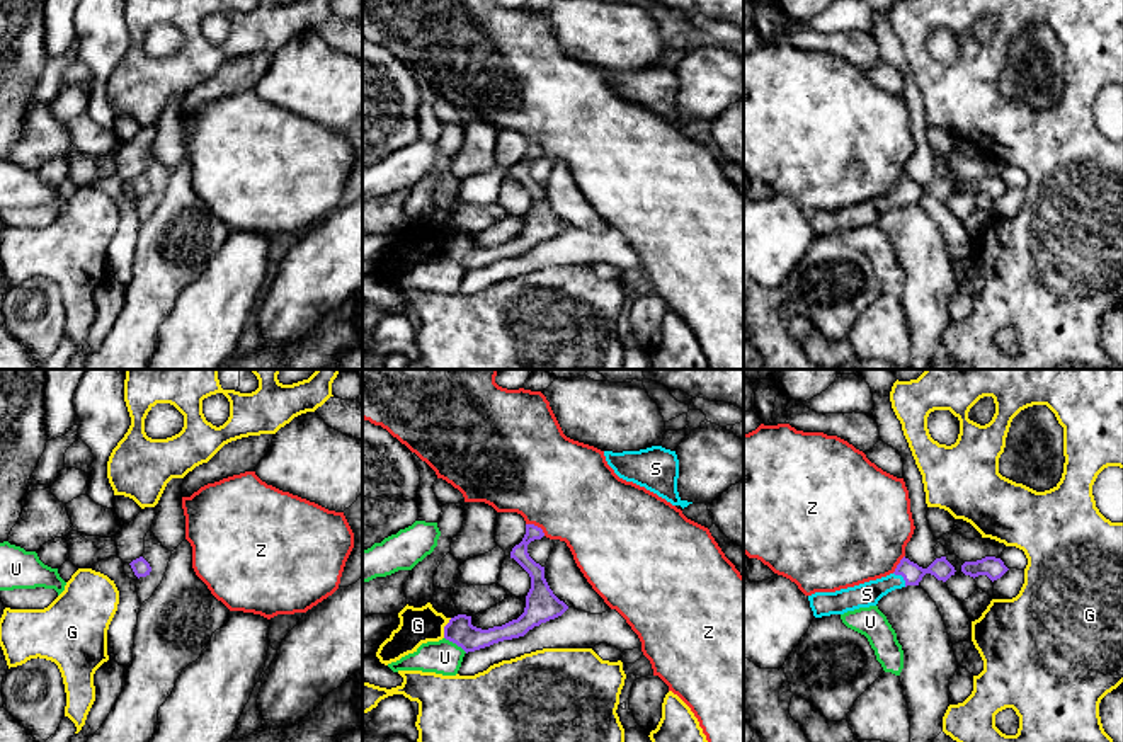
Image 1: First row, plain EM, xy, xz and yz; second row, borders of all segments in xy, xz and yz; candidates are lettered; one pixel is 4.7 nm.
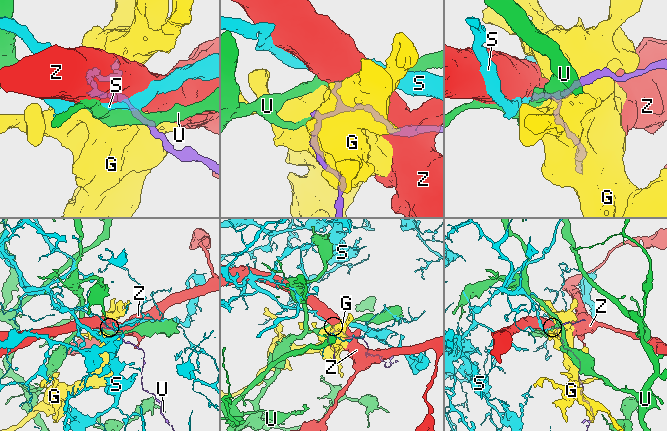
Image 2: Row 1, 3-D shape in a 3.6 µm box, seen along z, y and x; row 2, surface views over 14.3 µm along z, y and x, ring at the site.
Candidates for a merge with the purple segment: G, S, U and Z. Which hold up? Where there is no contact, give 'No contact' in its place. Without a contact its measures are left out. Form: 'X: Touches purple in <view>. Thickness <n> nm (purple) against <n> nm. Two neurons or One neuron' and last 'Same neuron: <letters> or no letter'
G: Touches purple in xz. Thickness 130 nm (purple) against 180 nm. Two neurons
S: Touches purple in yz. Thickness 100 nm (purple) against 120 nm. One neuron
U: Touches purple in xz. Thickness 130 nm (purple) against 160 nm. Two neurons
Z: Touches purple in xz. Thickness 80 nm (purple) against 460 nm. Two neurons
Same neuron: S

